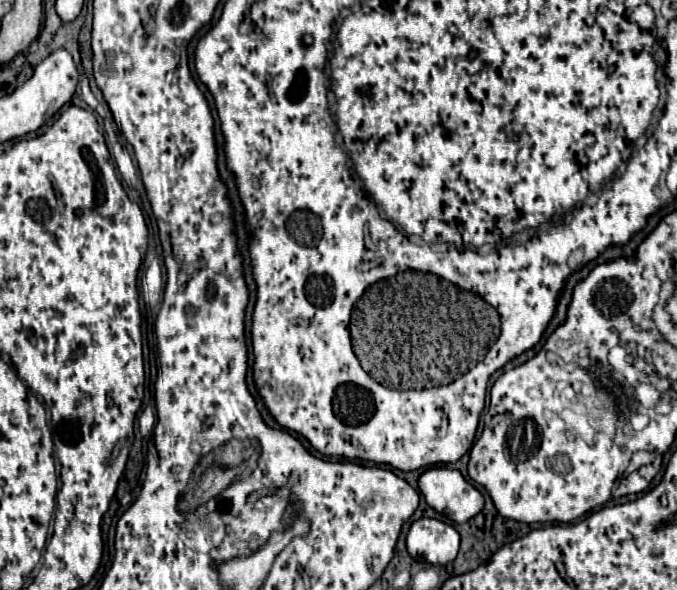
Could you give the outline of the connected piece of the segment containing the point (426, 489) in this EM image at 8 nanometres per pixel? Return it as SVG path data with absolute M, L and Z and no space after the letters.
M432 467L420 475L418 487L426 503L454 523L466 523L484 507L480 491L456 469Z

